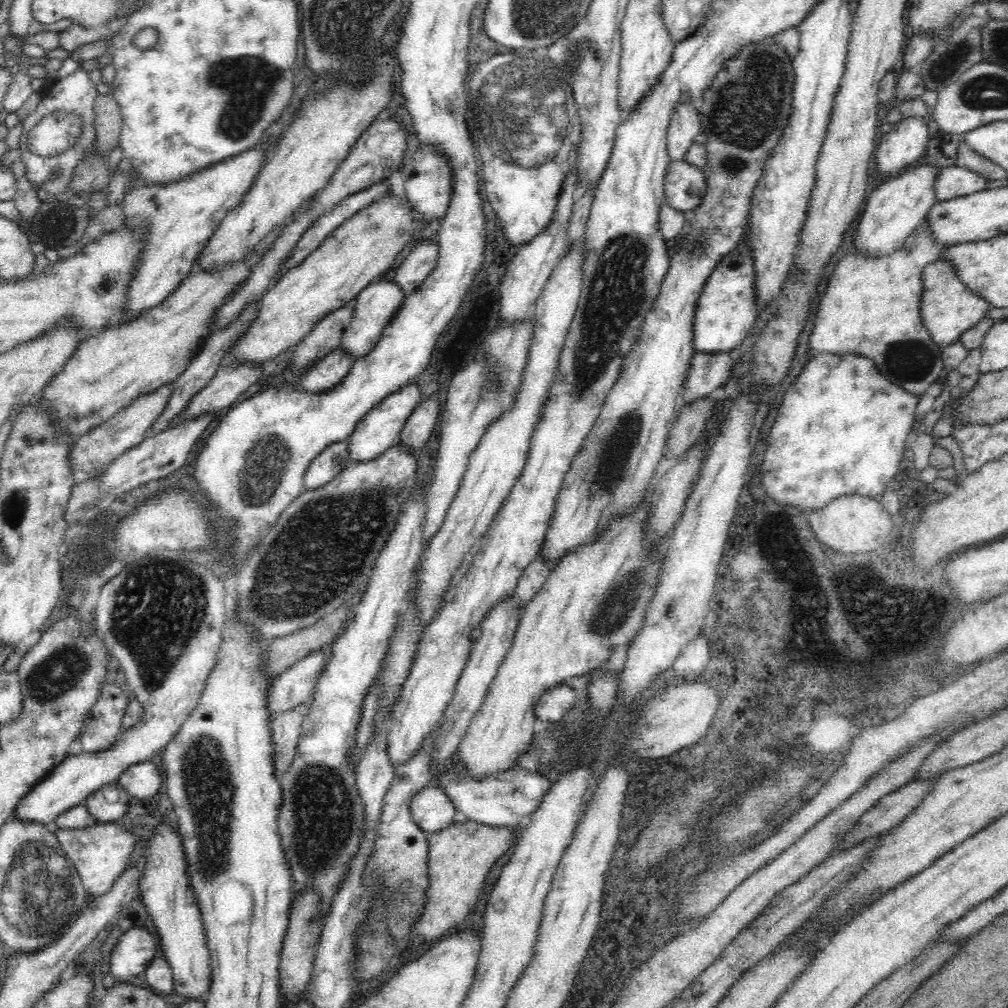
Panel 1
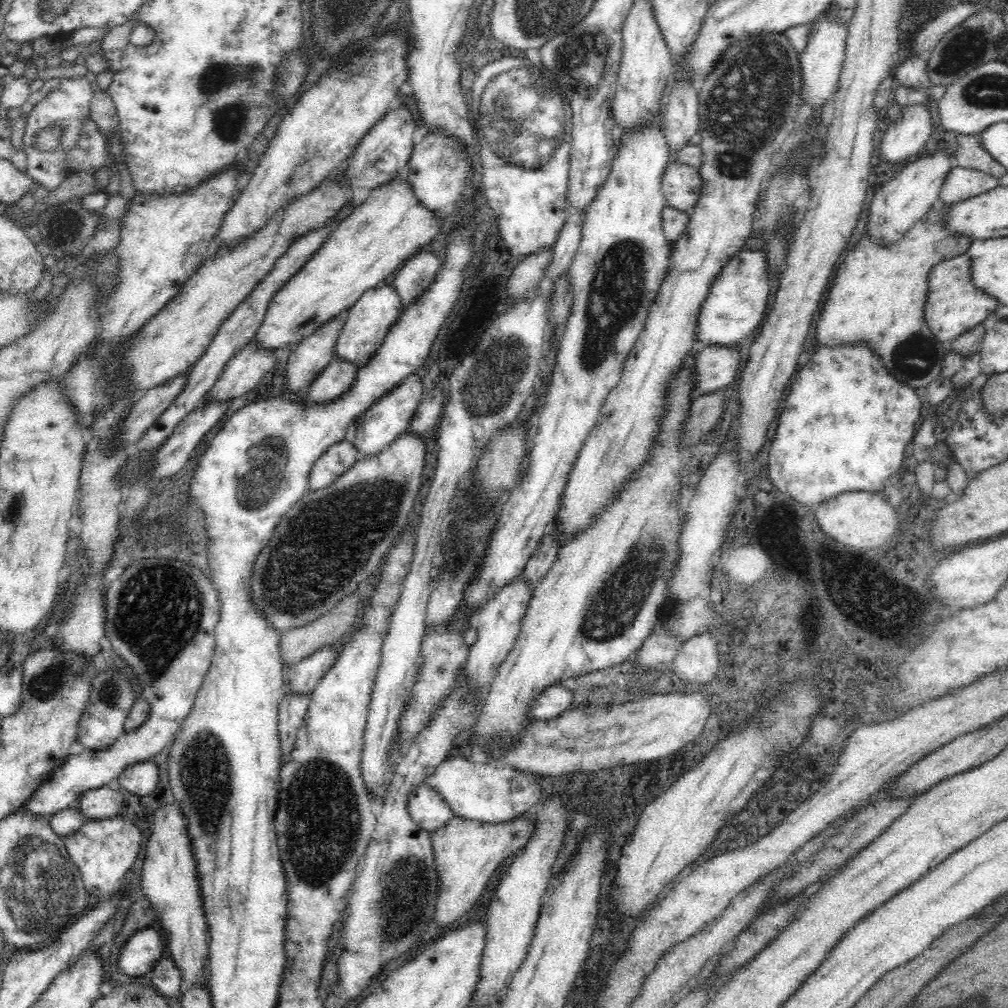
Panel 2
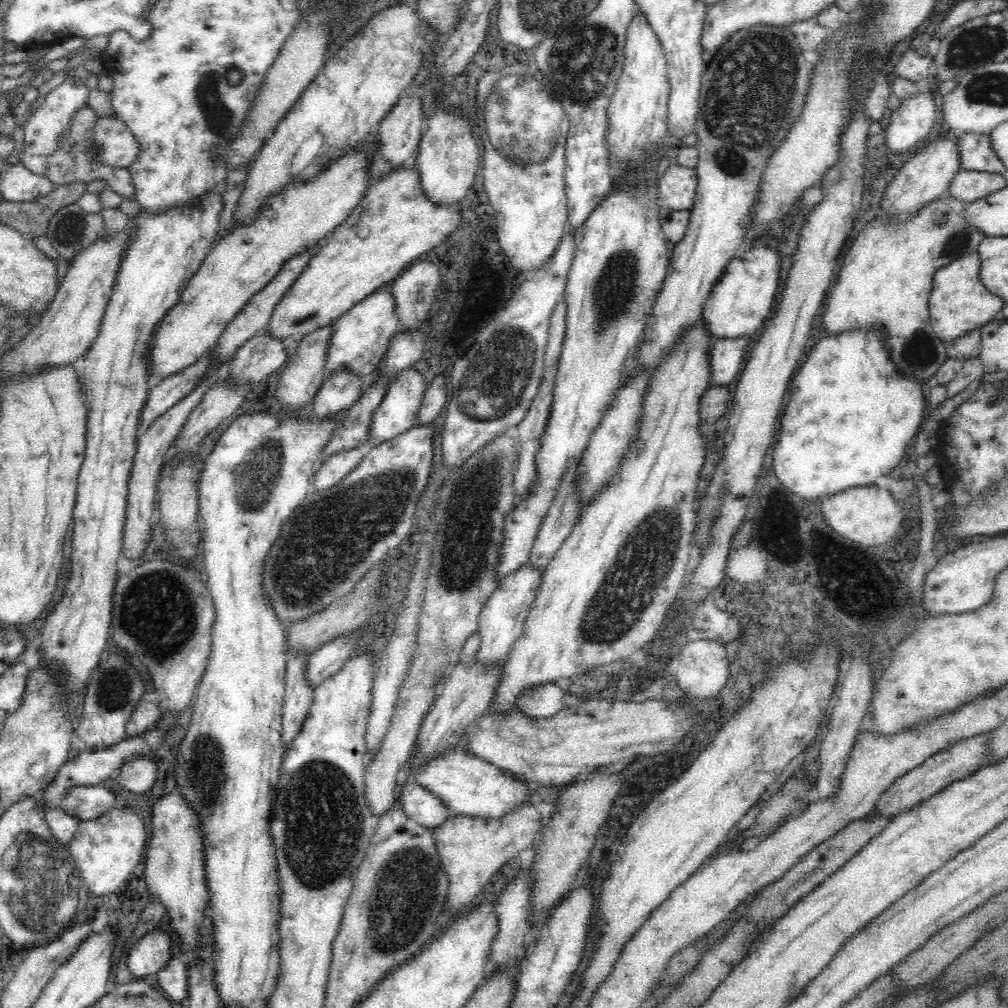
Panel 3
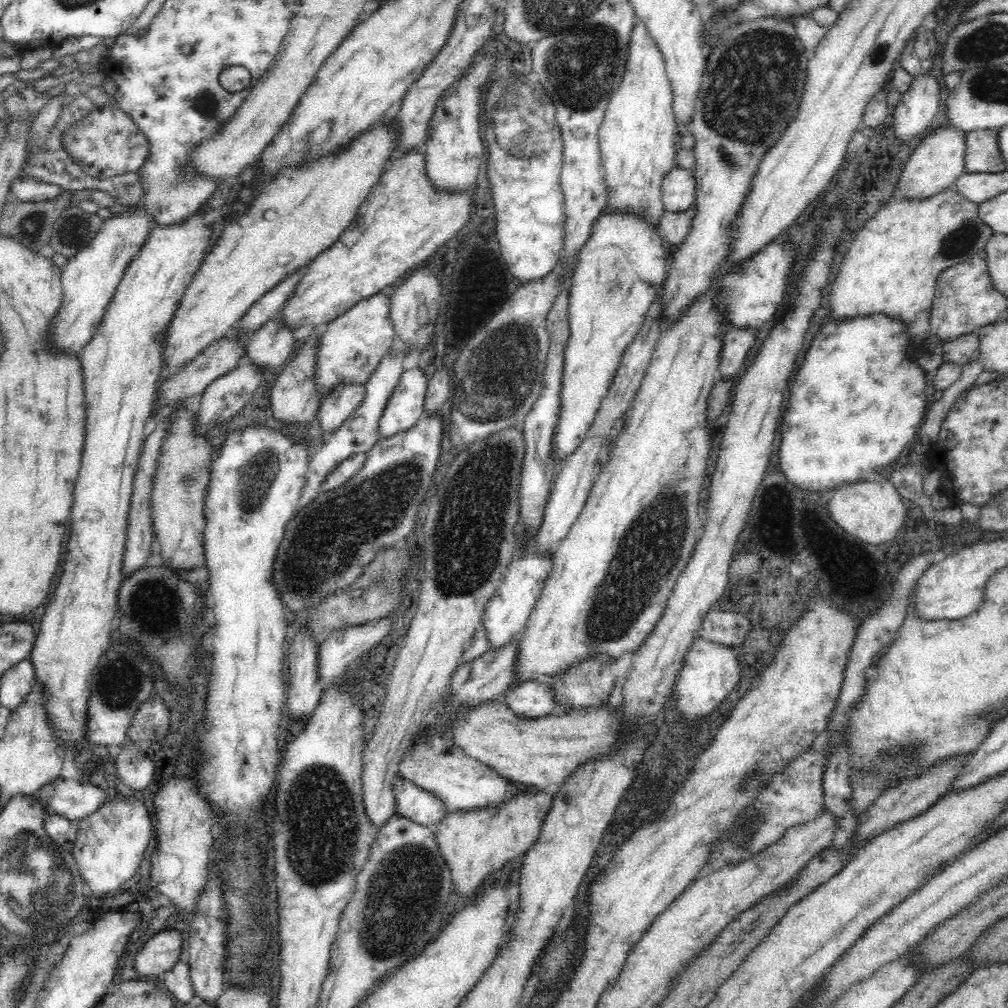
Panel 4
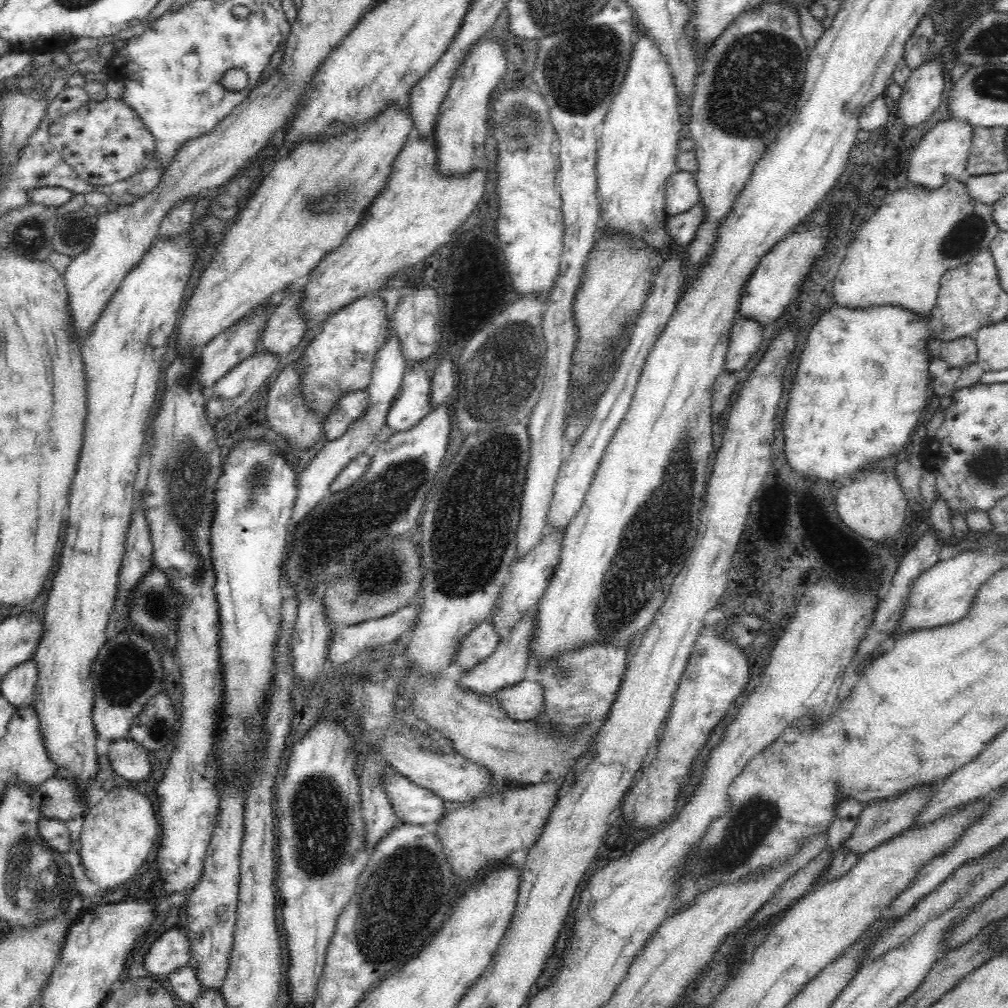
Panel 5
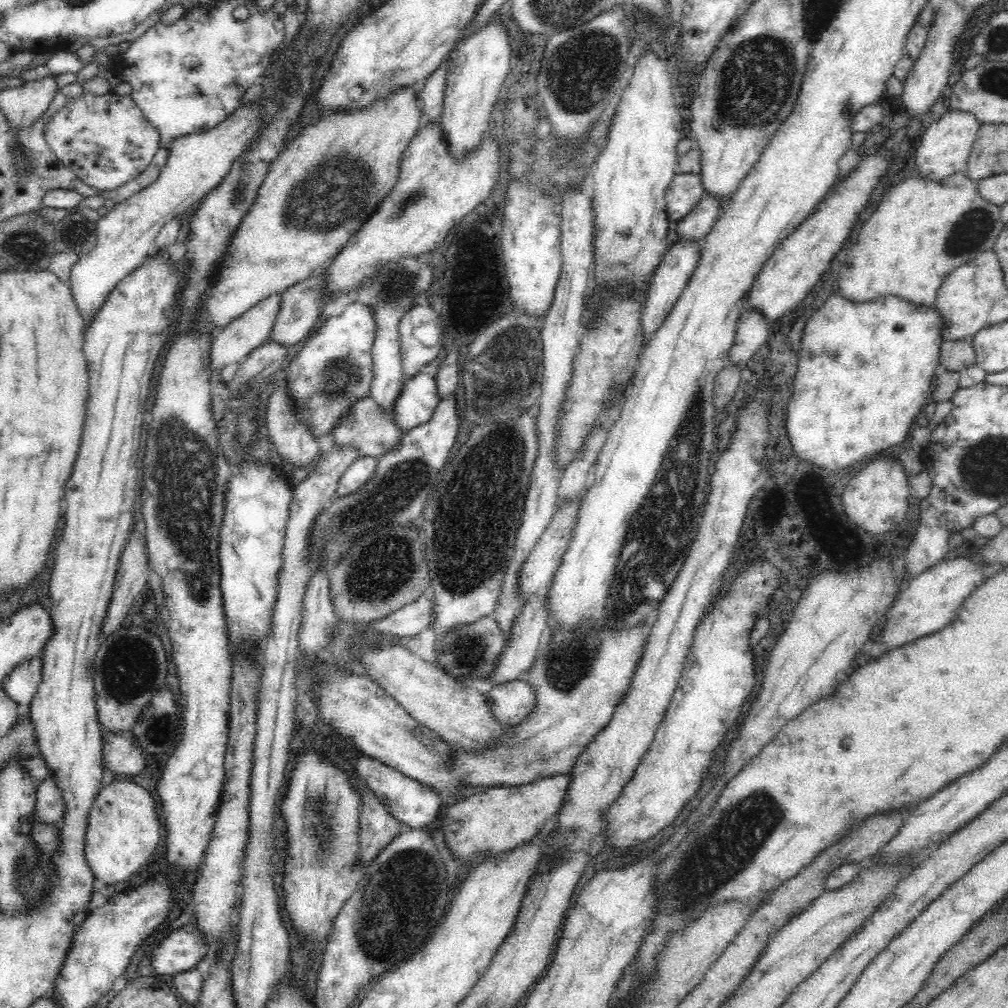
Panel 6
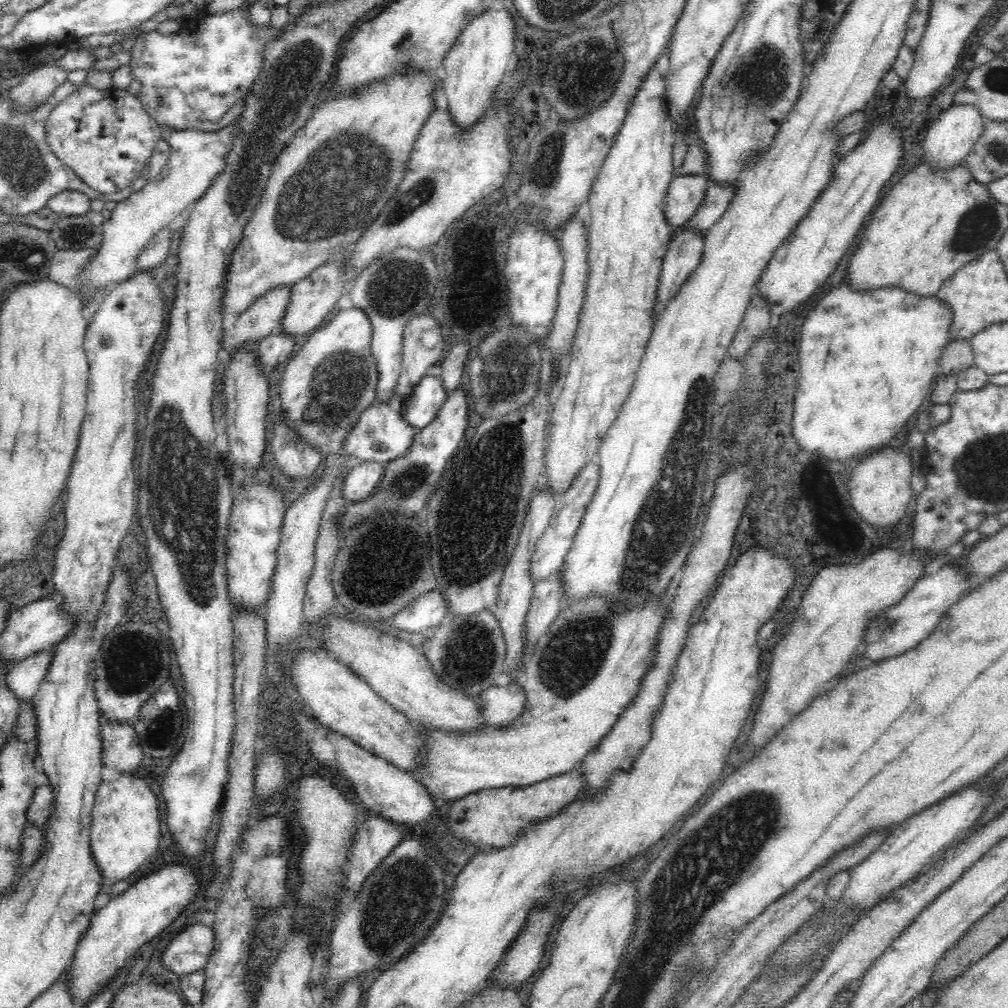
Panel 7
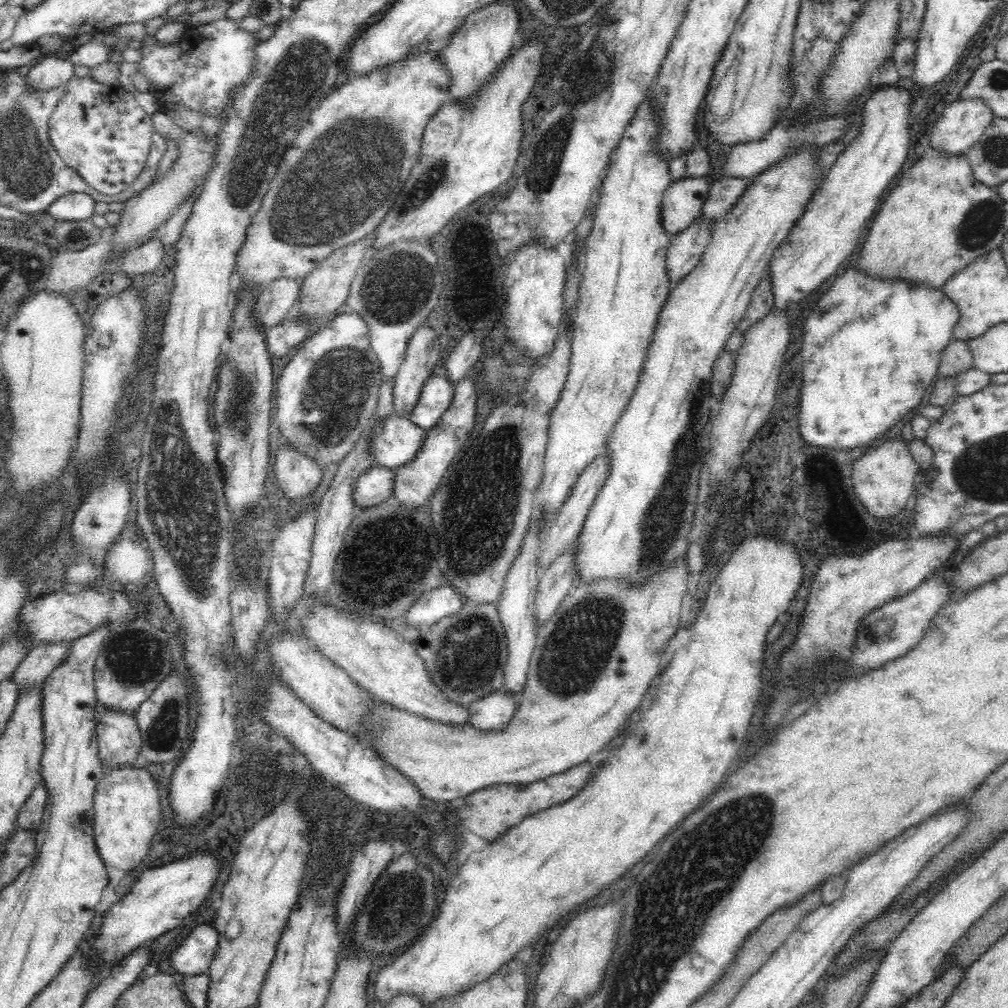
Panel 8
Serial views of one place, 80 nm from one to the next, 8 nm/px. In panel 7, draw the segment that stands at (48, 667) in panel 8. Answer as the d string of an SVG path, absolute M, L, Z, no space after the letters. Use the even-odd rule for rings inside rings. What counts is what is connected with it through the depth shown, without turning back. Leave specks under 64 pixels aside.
M52 649L43 650L20 662L12 664L3 677L10 691L19 702L18 715L27 711L33 696L46 676L46 670L52 660Z

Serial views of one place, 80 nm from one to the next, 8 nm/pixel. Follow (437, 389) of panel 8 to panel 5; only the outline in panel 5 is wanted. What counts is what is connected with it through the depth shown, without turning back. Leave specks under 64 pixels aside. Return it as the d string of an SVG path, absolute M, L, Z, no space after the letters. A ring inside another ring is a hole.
M422 366L408 368L401 380L400 390L388 410L385 433L408 430L428 415L433 407L430 399L431 379Z

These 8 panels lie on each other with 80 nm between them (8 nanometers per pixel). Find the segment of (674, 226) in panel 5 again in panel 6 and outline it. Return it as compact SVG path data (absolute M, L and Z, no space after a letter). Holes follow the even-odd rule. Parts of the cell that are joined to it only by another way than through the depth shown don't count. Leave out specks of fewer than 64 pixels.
M705 194L684 218L676 220L676 236L680 241L703 241L713 223L718 219L726 202Z

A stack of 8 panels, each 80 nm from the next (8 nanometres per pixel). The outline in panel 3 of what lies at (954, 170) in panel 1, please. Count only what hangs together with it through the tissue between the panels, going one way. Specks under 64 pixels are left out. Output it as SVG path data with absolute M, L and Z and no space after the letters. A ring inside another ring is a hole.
M961 168L948 184L945 194L968 203L1004 187L1006 187L1004 175Z

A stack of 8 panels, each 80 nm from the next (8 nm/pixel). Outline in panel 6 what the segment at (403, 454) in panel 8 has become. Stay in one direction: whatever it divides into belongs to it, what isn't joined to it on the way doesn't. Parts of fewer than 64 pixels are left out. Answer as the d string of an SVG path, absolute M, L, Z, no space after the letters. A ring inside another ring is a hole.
M370 395L359 399L354 405L351 405L348 415L343 415L342 420L336 422L336 426L329 432L332 435L334 444L343 444L344 446L355 446L360 454L364 456L382 456L388 452L394 444L398 444L398 438L404 434L404 430L396 426L392 419L392 412L385 414L379 409L378 404Z

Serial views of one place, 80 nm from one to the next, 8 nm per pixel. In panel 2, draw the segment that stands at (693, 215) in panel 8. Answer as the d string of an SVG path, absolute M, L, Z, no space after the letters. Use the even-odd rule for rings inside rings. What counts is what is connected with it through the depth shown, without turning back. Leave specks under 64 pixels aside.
M675 159L667 164L661 189L665 203L676 210L690 212L702 192L703 180L699 169Z

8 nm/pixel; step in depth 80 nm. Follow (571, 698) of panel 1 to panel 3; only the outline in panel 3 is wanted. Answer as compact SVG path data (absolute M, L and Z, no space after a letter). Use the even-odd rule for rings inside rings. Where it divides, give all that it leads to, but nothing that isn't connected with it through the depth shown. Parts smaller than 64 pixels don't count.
M554 682L534 687L520 695L517 710L529 717L550 718L569 703L567 692Z

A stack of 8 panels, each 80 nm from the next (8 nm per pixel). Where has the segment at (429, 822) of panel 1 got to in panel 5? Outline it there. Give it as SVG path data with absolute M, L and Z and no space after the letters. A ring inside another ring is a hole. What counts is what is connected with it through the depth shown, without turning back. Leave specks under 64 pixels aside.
M392 770L386 773L383 787L390 798L395 817L410 825L439 822L449 808L443 798Z

